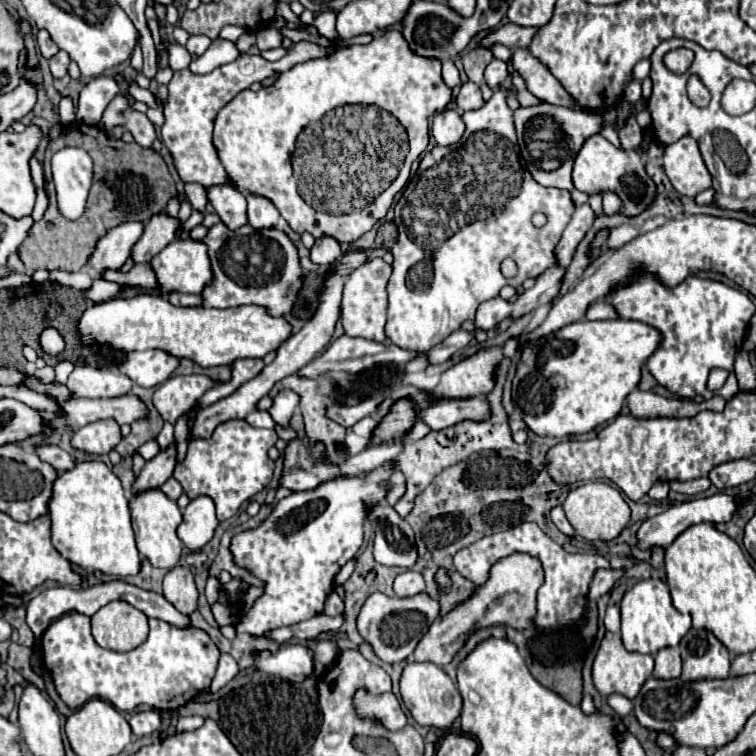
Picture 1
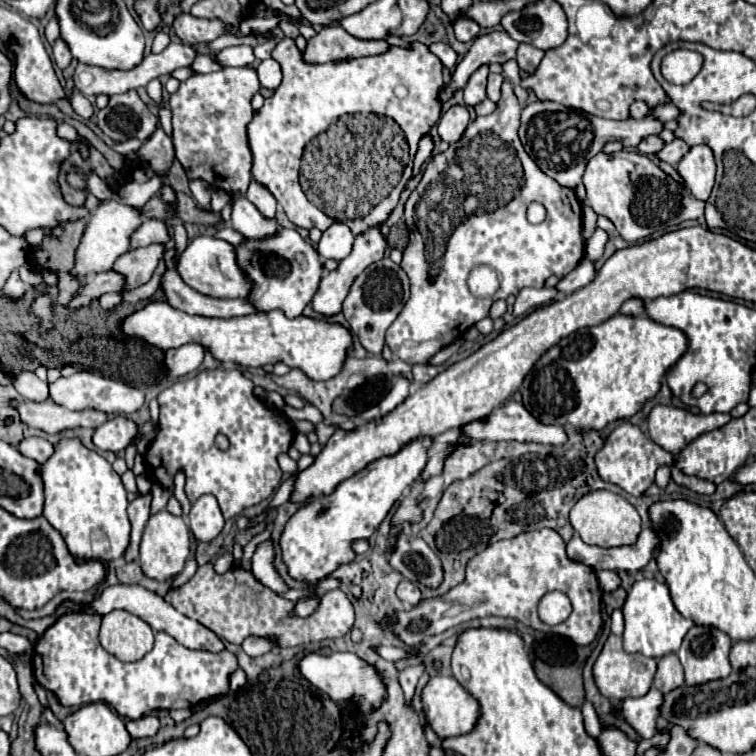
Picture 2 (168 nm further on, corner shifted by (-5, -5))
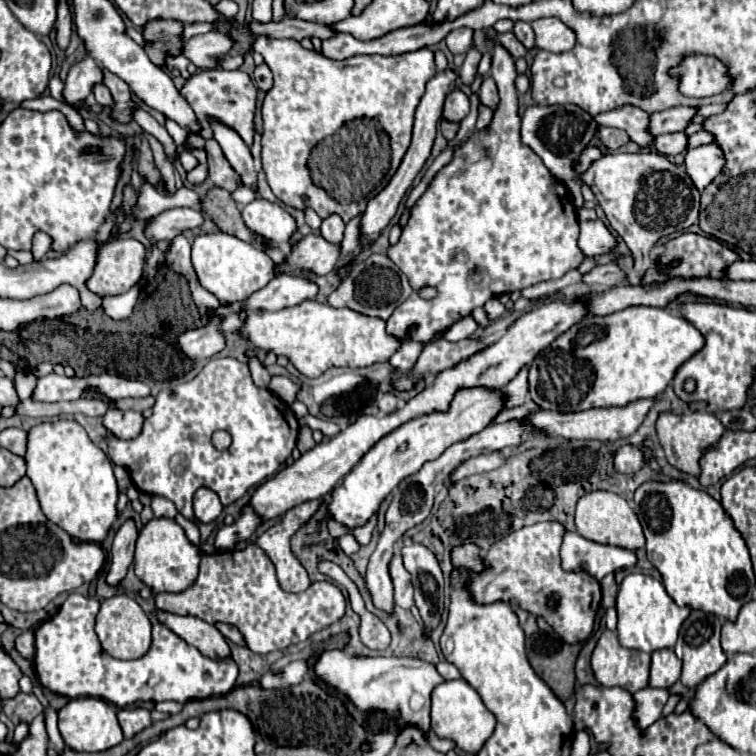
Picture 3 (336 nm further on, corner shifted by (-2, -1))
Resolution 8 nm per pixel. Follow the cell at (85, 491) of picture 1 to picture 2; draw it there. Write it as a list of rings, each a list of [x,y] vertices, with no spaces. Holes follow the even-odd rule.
[[[61,439],[55,443],[55,453],[39,465],[37,473],[45,487],[43,517],[63,535],[69,553],[79,559],[121,559],[131,531],[127,519],[129,501],[121,477],[113,471],[111,463],[87,449],[79,439]]]

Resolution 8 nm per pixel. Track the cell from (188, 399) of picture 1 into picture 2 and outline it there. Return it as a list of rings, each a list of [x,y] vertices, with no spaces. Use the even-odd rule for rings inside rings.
[[[205,369],[191,379],[183,379],[167,387],[165,391],[161,391],[157,399],[159,399],[157,433],[145,453],[145,467],[151,480],[157,483],[163,481],[162,487],[173,490],[174,476],[179,471],[183,471],[185,493],[189,501],[195,503],[201,495],[211,493],[217,497],[225,519],[237,517],[243,509],[271,497],[273,491],[281,485],[283,471],[279,469],[277,457],[289,451],[293,443],[293,435],[295,435],[293,425],[275,407],[269,407],[263,399],[253,395],[251,379],[247,379],[239,369]],[[217,433],[227,435],[231,443],[227,451],[219,451],[215,447]]]

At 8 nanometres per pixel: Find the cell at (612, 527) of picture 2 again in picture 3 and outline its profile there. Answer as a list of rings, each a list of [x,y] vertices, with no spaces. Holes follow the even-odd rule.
[[[592,491],[592,493],[586,493],[584,497],[580,497],[574,519],[576,519],[576,529],[584,539],[624,547],[630,551],[644,547],[644,533],[642,533],[642,525],[640,525],[636,513],[632,511],[632,507],[628,505],[626,499],[622,499],[620,495],[616,495],[612,491]]]

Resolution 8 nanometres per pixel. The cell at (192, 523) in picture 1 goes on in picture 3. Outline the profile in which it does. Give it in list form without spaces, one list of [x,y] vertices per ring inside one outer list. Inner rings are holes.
[[[198,489],[194,493],[194,517],[200,523],[212,523],[222,513],[222,503],[212,489]]]

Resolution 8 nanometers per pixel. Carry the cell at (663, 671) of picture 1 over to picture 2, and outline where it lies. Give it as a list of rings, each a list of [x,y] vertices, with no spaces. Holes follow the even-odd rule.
[[[669,653],[661,659],[657,659],[657,673],[655,673],[653,685],[661,693],[669,693],[683,685],[683,667],[675,653]]]

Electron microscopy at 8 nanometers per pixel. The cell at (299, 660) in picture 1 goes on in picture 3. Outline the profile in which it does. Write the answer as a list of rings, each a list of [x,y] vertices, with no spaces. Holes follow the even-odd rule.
[[[342,649],[324,651],[314,663],[314,673],[320,681],[346,695],[360,711],[400,711],[408,725],[424,733],[430,731],[430,693],[444,681],[432,663],[420,659],[348,655]]]

